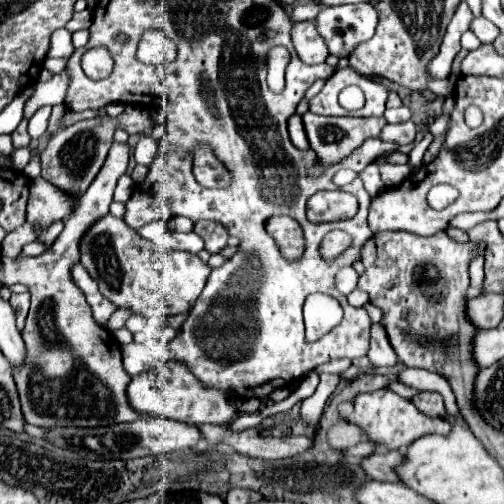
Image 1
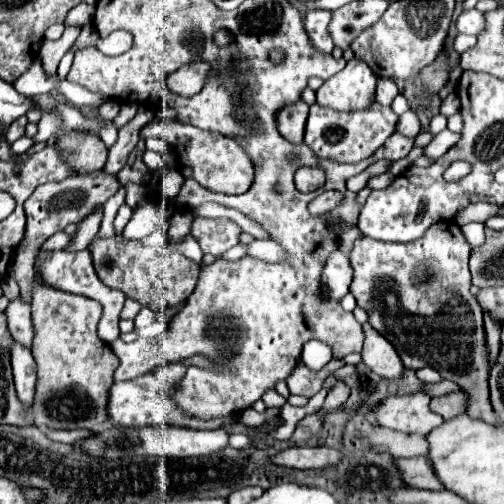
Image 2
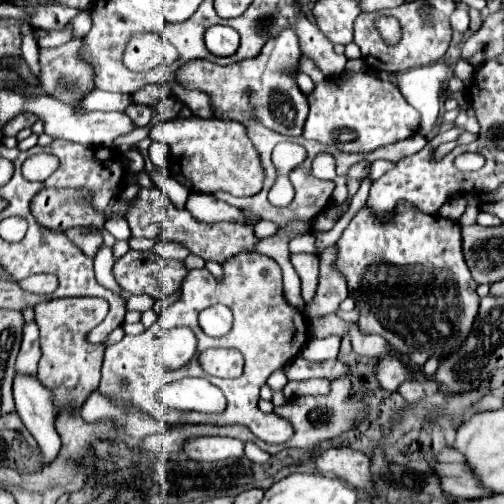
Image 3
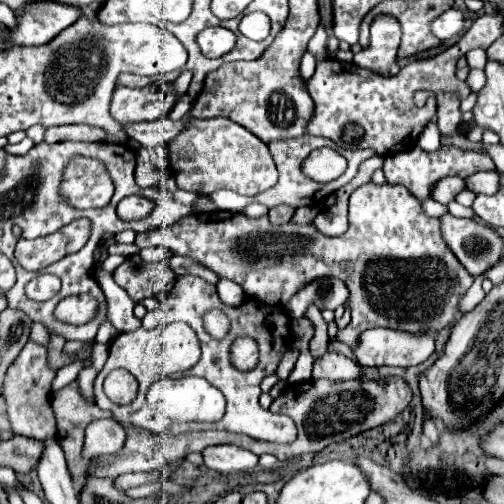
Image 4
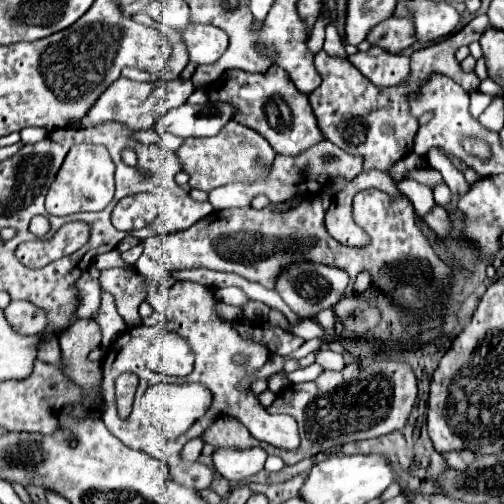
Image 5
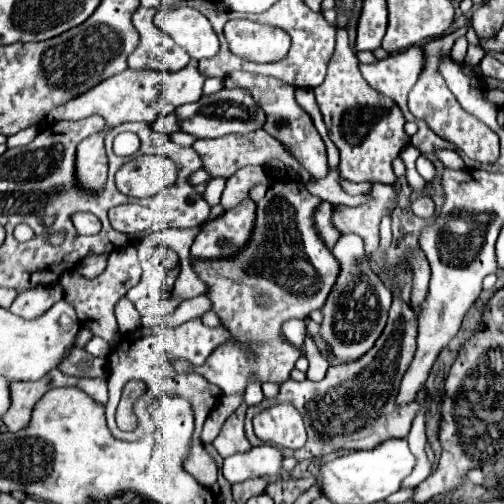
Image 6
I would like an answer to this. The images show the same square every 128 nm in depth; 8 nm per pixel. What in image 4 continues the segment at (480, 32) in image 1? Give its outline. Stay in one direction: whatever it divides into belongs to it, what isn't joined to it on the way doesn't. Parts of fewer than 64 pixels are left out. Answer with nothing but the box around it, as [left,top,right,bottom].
[432,8,466,40]

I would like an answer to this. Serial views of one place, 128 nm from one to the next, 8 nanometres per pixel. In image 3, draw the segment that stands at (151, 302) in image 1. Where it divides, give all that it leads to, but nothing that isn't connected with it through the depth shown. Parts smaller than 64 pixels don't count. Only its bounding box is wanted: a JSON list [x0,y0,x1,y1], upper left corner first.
[112,250,188,300]

